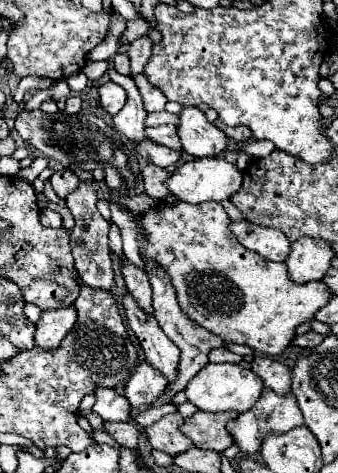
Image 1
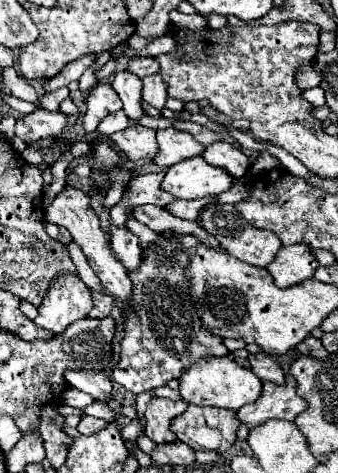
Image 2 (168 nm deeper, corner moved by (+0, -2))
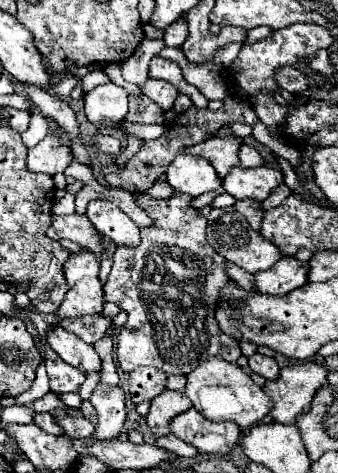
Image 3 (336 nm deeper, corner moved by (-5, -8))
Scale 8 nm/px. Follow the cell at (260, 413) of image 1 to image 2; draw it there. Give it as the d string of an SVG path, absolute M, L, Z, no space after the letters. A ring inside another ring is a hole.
M291 374L285 376L285 384L277 386L273 382L263 382L263 394L255 404L247 404L237 412L241 424L249 428L259 426L269 418L295 420L299 412L307 408L307 402L297 394L297 382Z

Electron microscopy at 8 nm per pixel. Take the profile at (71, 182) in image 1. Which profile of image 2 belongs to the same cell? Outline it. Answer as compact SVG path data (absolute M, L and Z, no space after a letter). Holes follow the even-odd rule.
M63 188L63 192L45 206L45 220L51 222L51 224L57 224L57 226L63 226L71 232L75 244L81 246L89 266L95 270L95 274L99 276L99 280L103 282L103 286L113 294L117 296L125 308L127 308L127 302L131 300L131 280L127 276L127 270L123 270L123 264L115 258L115 254L111 254L111 244L109 244L109 236L107 232L101 228L101 220L99 216L95 214L95 210L91 208L89 204L89 198L87 194L83 194L81 190L75 190L75 188Z

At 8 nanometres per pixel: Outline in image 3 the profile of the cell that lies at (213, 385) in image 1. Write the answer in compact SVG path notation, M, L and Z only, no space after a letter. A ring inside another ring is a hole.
M212 356L194 368L186 378L188 382L184 394L208 420L234 420L240 428L246 428L264 418L272 408L272 400L266 396L266 392L254 384L254 380L238 364Z

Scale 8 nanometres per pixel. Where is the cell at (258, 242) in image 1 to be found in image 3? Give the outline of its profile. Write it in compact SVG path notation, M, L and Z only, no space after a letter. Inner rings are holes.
M212 208L210 216L208 216L206 234L208 234L208 244L218 254L222 254L226 260L232 260L234 264L242 266L250 274L268 270L282 256L280 250L278 250L278 246L272 244L272 242L268 242L268 240L264 240L258 232L254 232L250 228L250 224L246 222L246 218L240 212L236 212L234 208Z

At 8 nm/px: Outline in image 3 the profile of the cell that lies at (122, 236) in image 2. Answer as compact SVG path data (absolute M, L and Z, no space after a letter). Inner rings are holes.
M92 200L88 204L86 216L92 220L104 236L112 238L118 246L138 246L140 244L140 228L112 202L106 200Z

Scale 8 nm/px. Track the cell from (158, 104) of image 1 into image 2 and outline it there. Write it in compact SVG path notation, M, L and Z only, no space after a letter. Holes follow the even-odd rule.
M159 74L143 78L143 100L157 110L163 110L167 100L167 84L163 82L163 78L159 78Z

